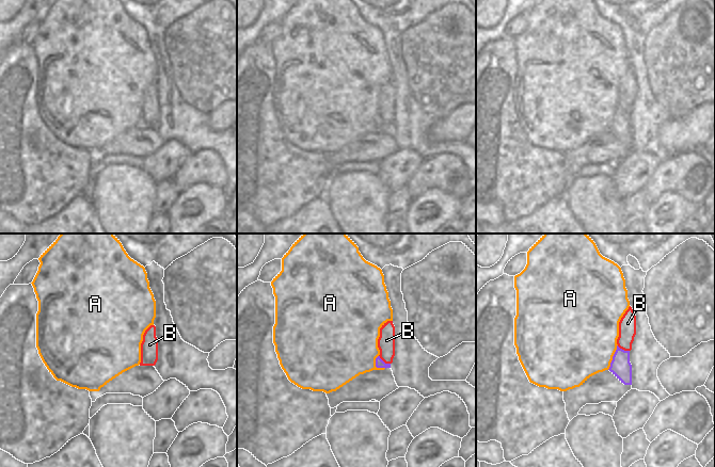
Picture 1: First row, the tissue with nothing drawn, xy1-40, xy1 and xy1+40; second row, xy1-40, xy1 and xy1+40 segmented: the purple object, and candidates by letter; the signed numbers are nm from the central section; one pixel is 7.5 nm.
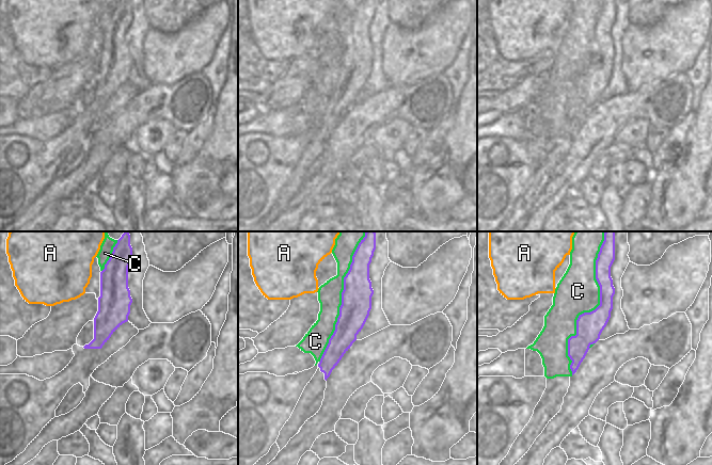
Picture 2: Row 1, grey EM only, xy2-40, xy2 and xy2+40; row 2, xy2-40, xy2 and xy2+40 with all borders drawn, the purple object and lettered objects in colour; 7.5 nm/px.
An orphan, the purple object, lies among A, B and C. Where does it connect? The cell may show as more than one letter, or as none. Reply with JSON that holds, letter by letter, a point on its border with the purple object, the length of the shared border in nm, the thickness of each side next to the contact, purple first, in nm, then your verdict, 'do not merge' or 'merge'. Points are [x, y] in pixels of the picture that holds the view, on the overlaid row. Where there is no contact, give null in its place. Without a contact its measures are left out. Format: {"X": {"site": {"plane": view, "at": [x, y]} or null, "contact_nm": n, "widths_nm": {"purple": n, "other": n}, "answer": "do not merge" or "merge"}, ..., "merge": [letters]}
{"A": {"site": {"plane": "xy1+40", "at": [613, 357]}, "contact_nm": 200, "widths_nm": {"purple": 160, "other": 480}, "answer": "do not merge"}, "B": {"site": {"plane": "xy1", "at": [383, 361]}, "contact_nm": 110, "widths_nm": {"purple": 60, "other": 130}, "answer": "do not merge"}, "C": {"site": {"plane": "xy2+40", "at": [596, 308]}, "contact_nm": 1100, "widths_nm": {"purple": 200, "other": 320}, "answer": "do not merge"}, "merge": []}

